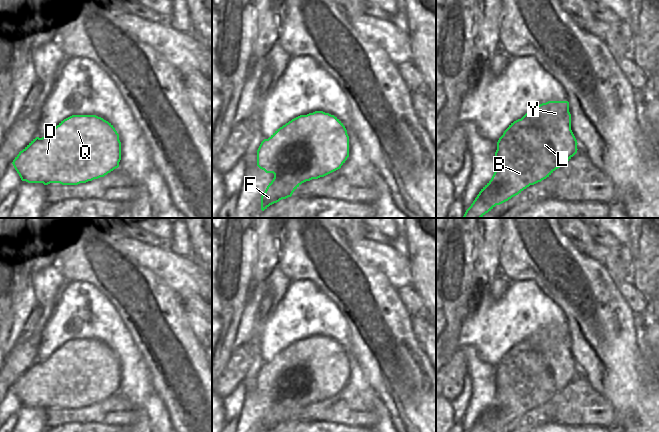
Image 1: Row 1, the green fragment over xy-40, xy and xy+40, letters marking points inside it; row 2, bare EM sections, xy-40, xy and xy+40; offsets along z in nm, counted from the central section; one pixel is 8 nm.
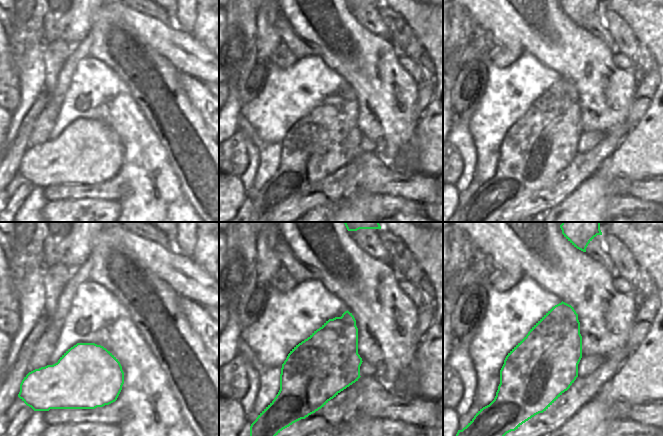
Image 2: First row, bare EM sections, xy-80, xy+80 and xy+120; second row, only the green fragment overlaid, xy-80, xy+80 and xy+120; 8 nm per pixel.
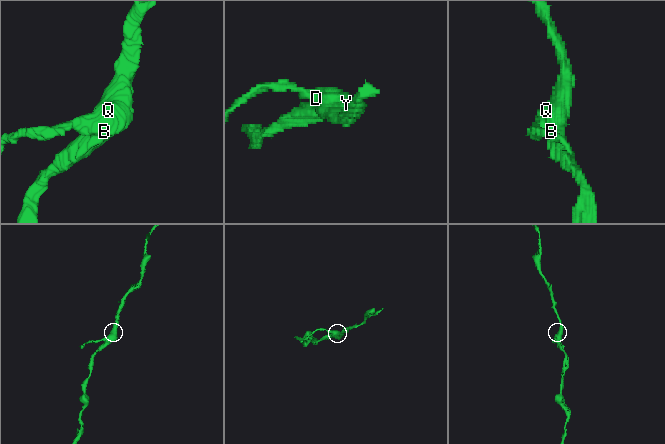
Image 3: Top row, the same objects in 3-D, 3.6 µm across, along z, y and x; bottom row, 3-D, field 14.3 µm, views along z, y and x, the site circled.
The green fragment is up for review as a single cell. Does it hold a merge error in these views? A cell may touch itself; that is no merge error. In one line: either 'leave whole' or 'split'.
split

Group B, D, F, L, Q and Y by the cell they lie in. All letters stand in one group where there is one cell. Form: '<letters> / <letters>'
B F L Y / D Q

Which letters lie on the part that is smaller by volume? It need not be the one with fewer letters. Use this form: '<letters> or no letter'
D, Q

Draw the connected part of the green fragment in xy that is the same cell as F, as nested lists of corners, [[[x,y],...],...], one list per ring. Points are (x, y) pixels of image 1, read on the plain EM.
[[[325,337],[325,338],[330,339],[331,342],[330,342],[330,343],[320,343],[320,344],[316,347],[317,349],[320,349],[320,350],[321,350],[321,354],[322,354],[322,356],[323,356],[323,358],[324,358],[323,361],[316,361],[316,360],[314,360],[314,361],[313,361],[309,366],[307,366],[307,367],[296,367],[296,368],[294,368],[294,369],[290,369],[289,371],[287,371],[287,372],[281,377],[281,379],[279,380],[279,396],[278,396],[278,397],[273,397],[273,398],[274,398],[273,404],[269,407],[269,409],[267,410],[265,416],[264,416],[263,419],[261,420],[261,432],[267,432],[267,431],[269,431],[270,429],[272,429],[272,428],[274,428],[274,427],[279,426],[279,425],[282,424],[282,423],[286,423],[286,422],[288,422],[288,421],[291,421],[292,418],[293,418],[293,416],[294,416],[302,407],[304,407],[304,406],[306,406],[306,405],[310,405],[310,404],[312,404],[312,403],[318,403],[318,402],[320,402],[320,401],[324,401],[324,400],[326,400],[326,399],[328,399],[328,398],[330,398],[330,397],[332,397],[332,396],[334,396],[334,395],[336,395],[336,394],[338,394],[338,393],[340,393],[341,390],[345,387],[345,385],[346,385],[347,382],[349,381],[349,360],[348,360],[348,358],[347,358],[347,354],[346,354],[345,350],[343,349],[343,347],[342,347],[337,341],[335,341],[334,339],[331,339],[331,338],[329,338],[329,337]]]

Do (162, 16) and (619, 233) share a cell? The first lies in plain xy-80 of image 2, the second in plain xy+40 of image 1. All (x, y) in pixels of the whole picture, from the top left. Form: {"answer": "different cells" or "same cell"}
{"answer": "different cells"}

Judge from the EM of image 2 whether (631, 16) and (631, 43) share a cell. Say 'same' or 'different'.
different

